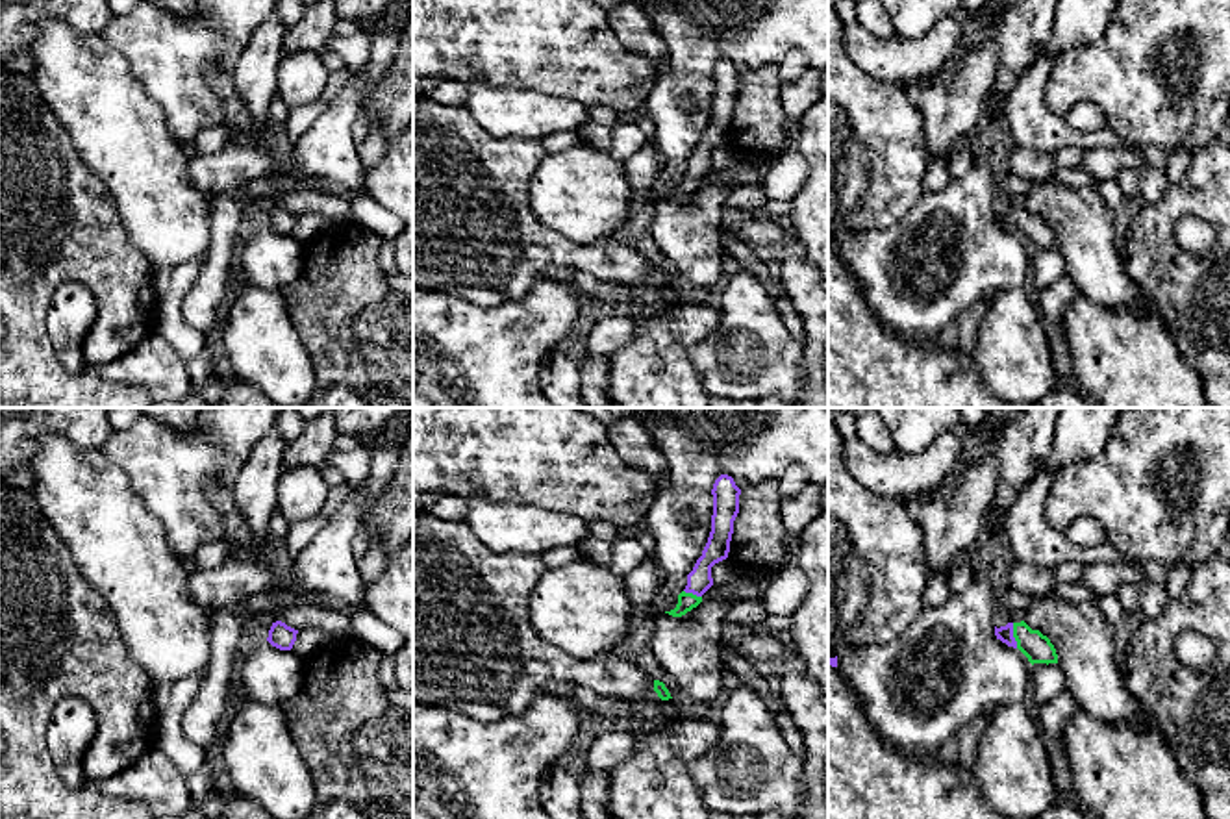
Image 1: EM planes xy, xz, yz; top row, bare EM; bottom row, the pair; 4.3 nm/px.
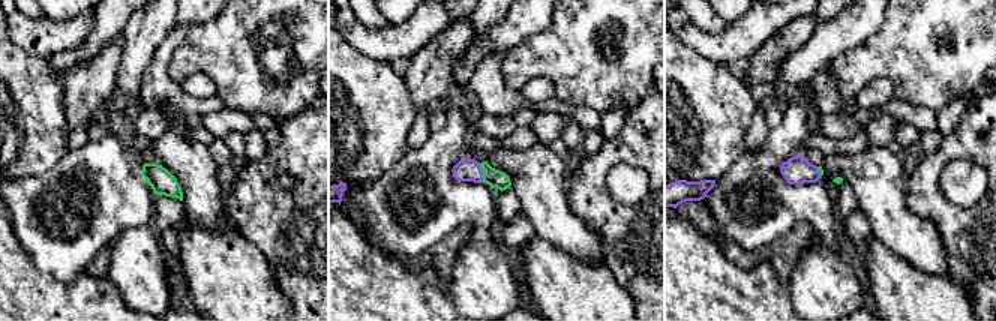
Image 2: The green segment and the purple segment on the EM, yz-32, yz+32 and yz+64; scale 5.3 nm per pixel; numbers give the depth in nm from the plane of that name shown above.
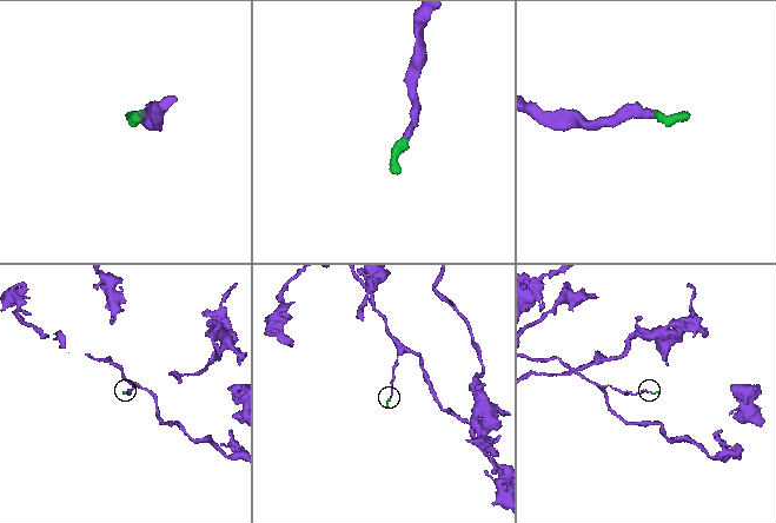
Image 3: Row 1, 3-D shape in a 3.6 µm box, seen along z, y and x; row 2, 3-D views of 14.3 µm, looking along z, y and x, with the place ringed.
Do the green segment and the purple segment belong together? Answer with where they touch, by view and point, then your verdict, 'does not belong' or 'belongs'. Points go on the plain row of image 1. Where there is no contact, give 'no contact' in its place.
yz (1014, 221) | belongs

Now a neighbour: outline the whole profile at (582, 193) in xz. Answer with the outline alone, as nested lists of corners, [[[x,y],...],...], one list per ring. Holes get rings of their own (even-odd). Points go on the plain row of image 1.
[[[578,145],[548,154],[530,180],[535,219],[578,245],[622,239],[635,189],[609,152]]]

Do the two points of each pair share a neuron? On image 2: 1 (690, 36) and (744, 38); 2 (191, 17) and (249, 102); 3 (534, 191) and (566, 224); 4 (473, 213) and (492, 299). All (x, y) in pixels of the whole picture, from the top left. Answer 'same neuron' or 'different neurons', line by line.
1: same neuron
2: different neurons
3: same neuron
4: different neurons

